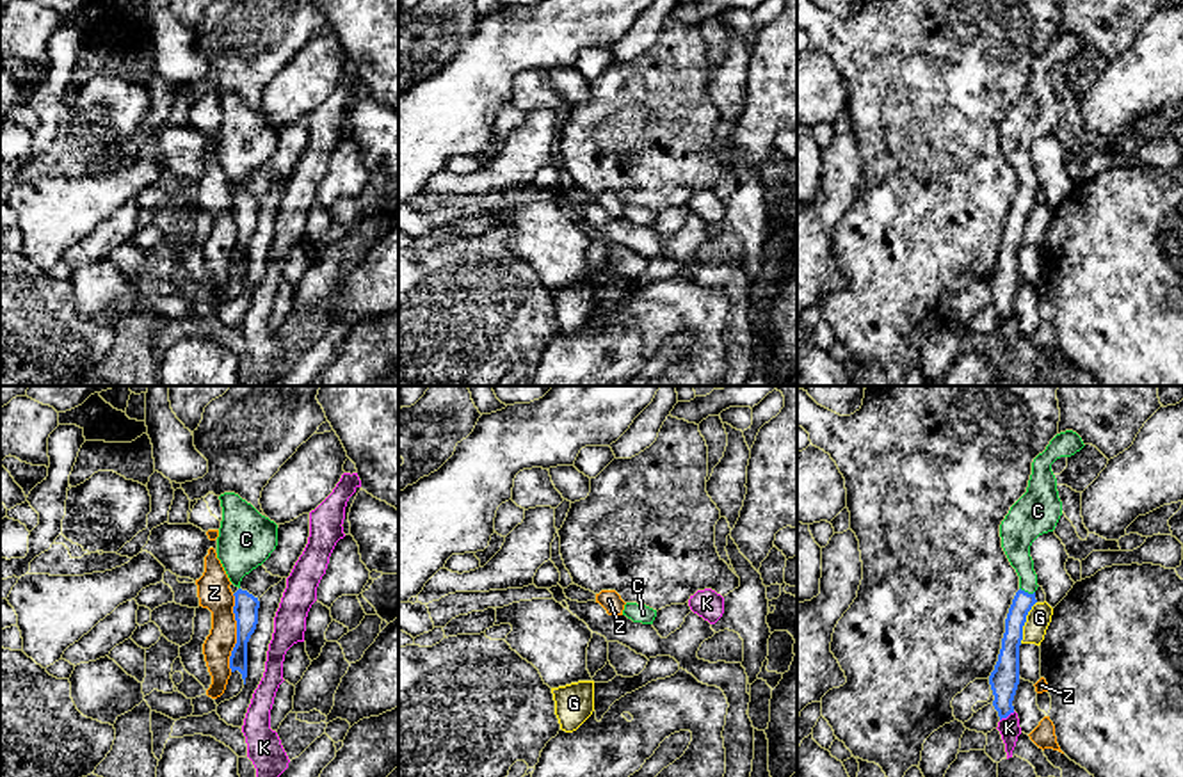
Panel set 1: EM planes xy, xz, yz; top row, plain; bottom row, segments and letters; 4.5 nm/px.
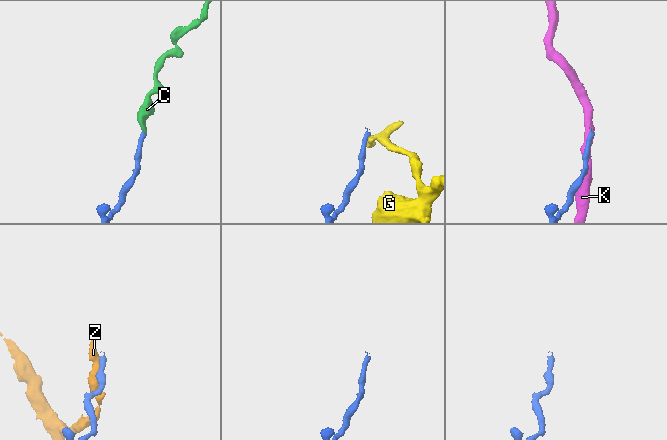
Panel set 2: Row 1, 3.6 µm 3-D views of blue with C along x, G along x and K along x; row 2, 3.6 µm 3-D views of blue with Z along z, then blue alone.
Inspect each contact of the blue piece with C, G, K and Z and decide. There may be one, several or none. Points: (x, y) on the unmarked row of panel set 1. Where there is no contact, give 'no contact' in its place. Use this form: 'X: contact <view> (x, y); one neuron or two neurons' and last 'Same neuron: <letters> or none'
C: contact yz (1027, 194); one neuron
G: contact yz (1025, 223); two neurons
K: contact yz (1007, 317); two neurons
Z: contact xy (237, 235); two neurons
Same neuron: C

